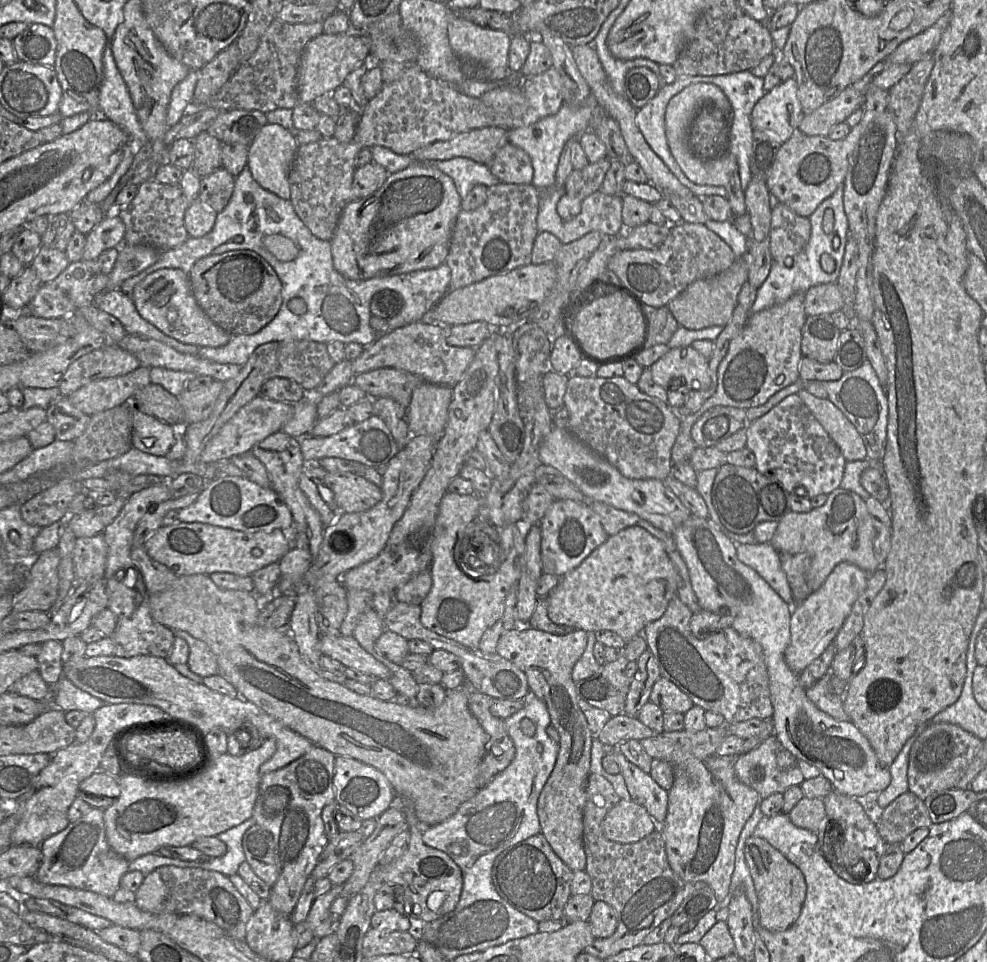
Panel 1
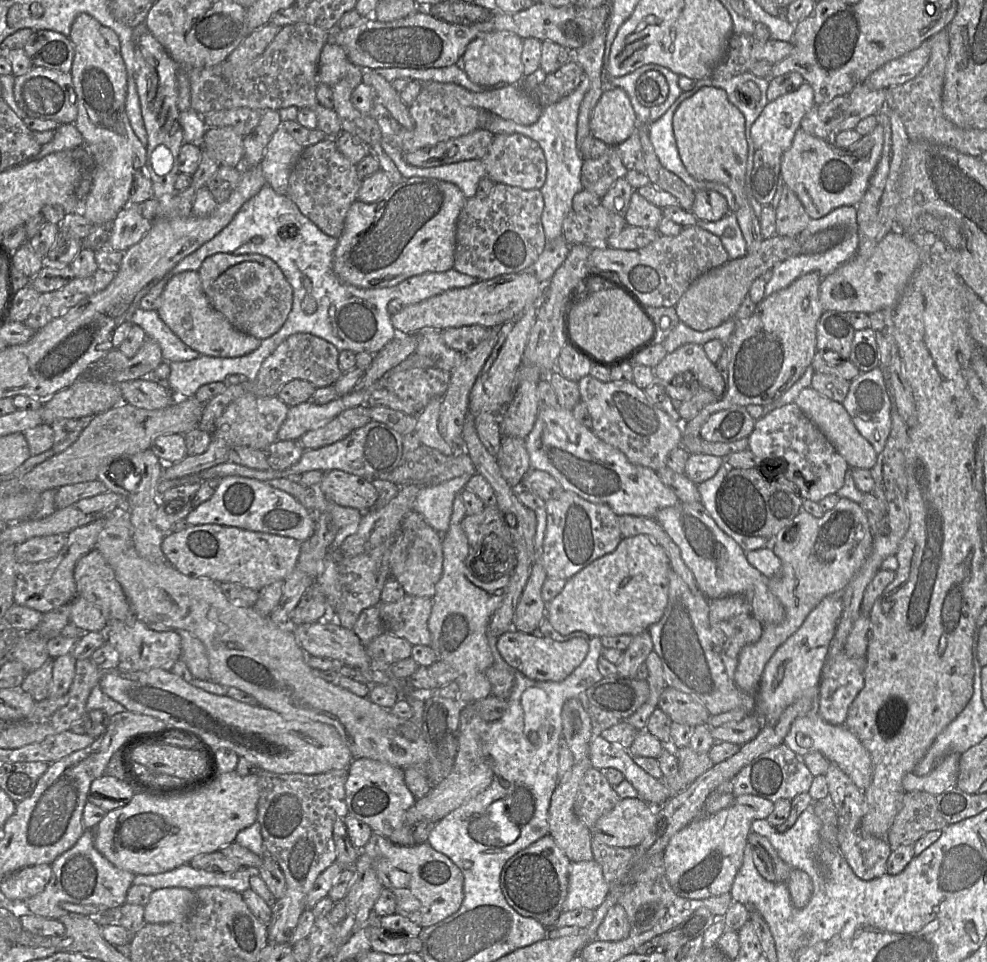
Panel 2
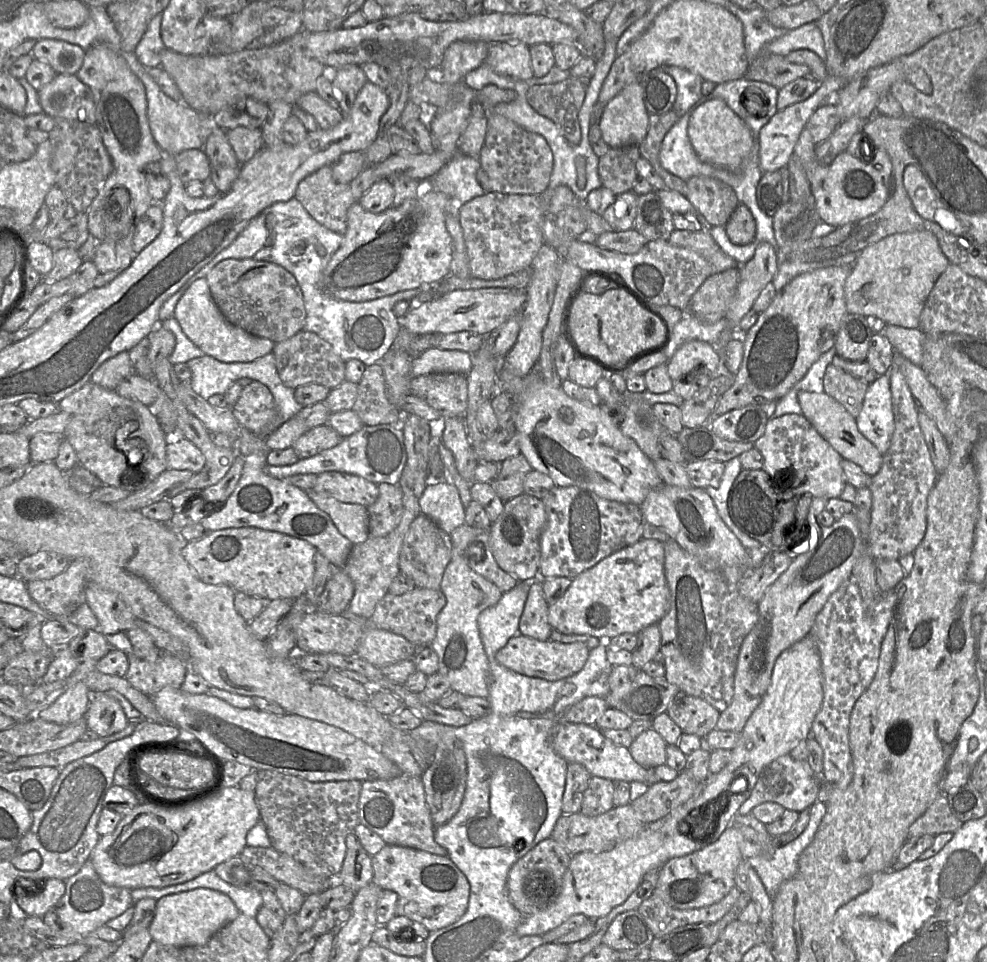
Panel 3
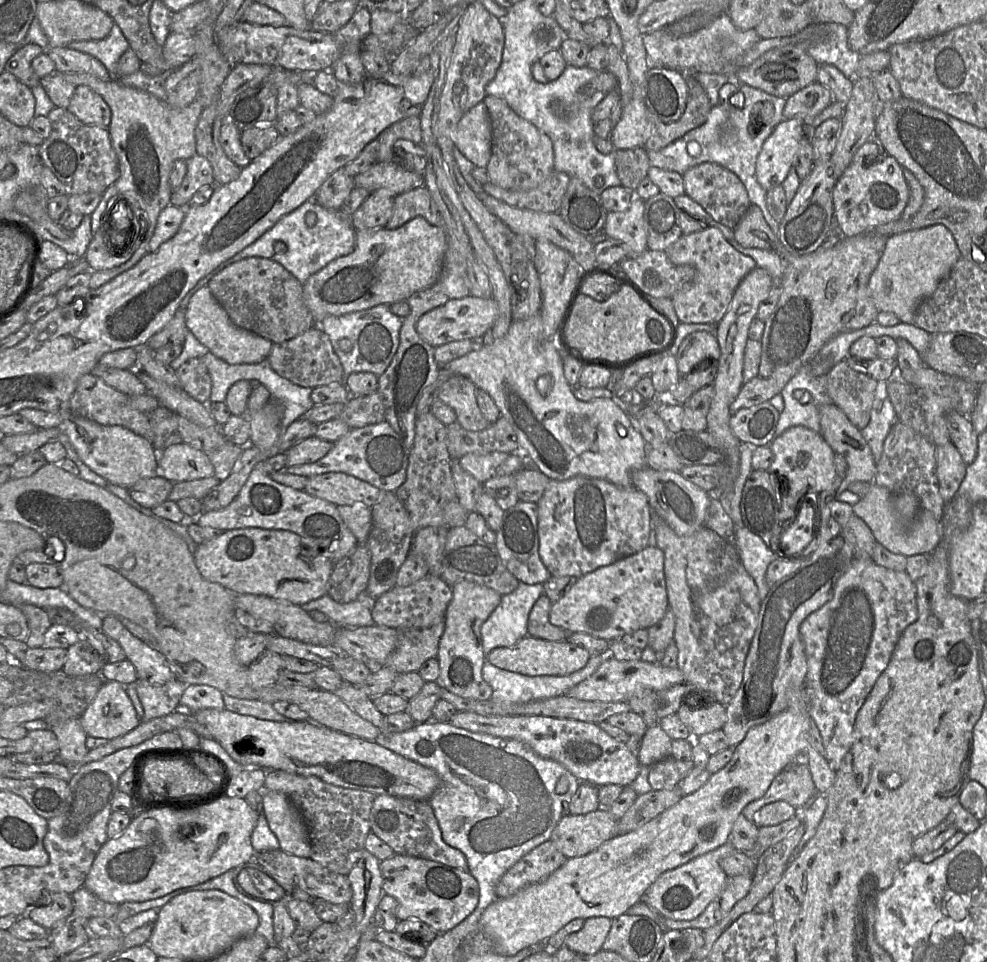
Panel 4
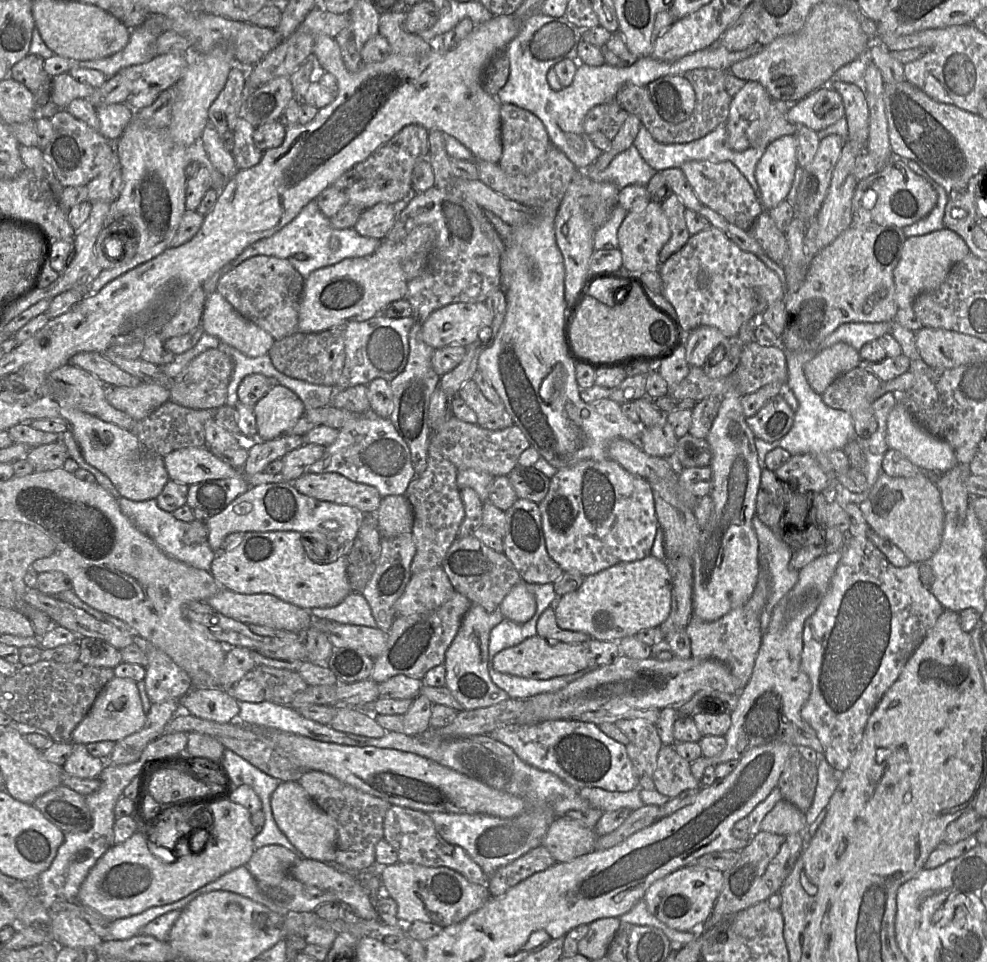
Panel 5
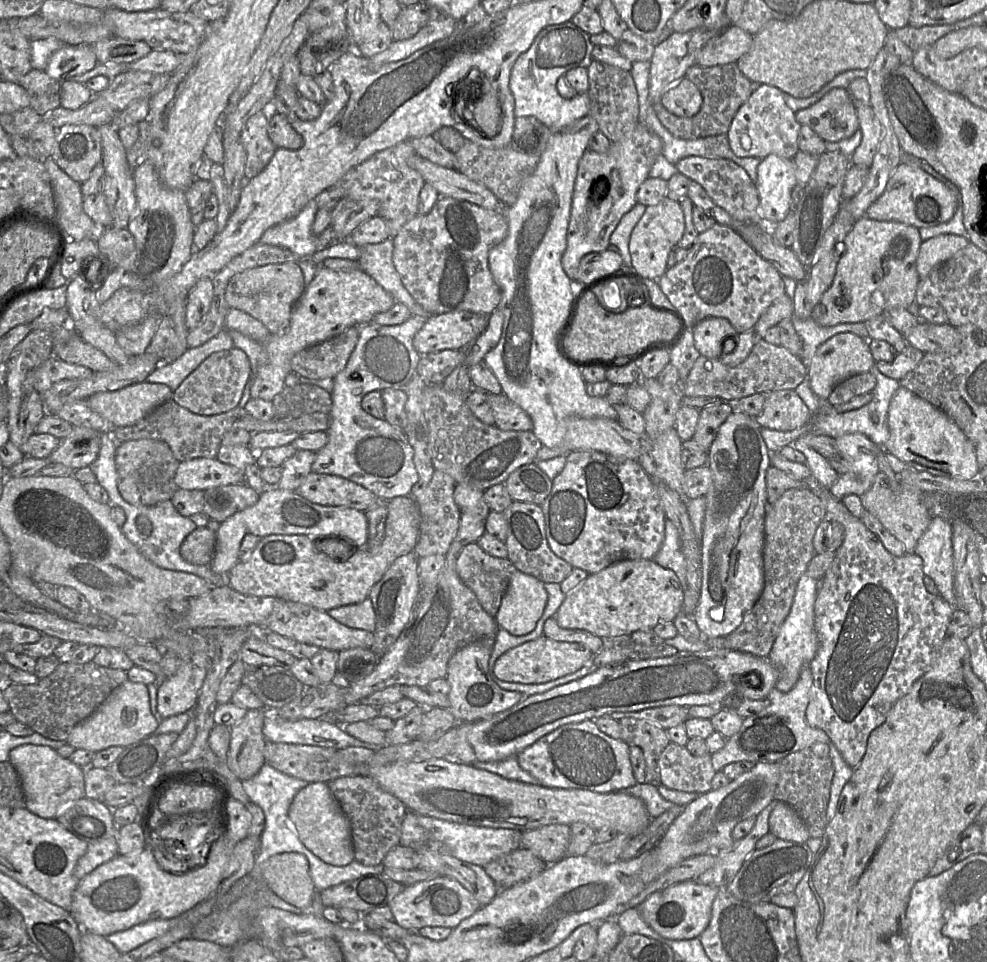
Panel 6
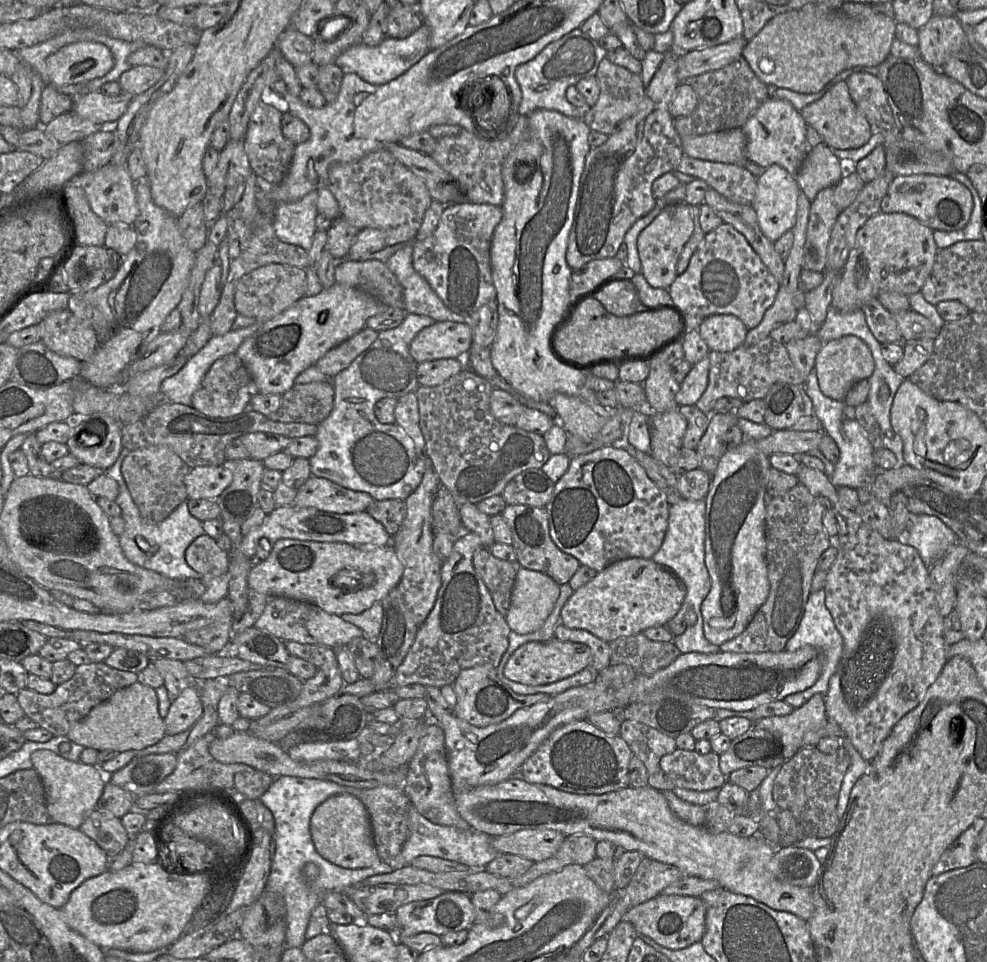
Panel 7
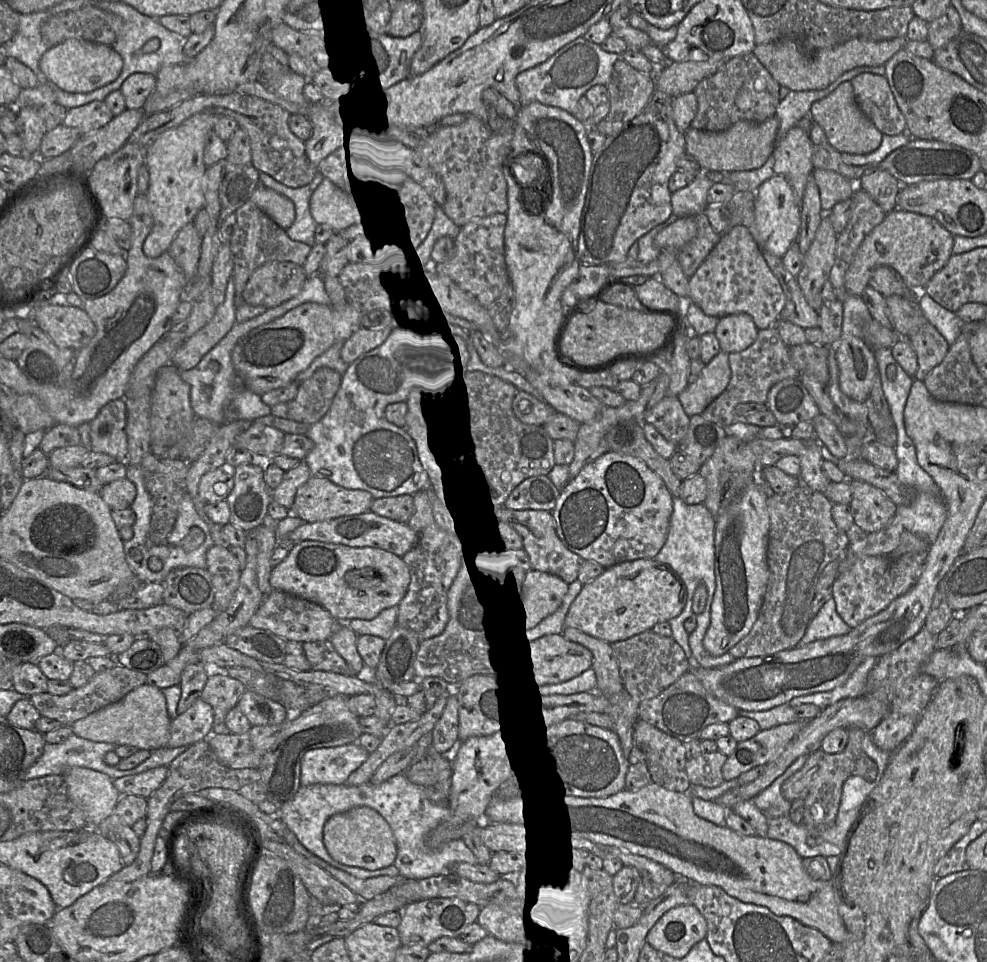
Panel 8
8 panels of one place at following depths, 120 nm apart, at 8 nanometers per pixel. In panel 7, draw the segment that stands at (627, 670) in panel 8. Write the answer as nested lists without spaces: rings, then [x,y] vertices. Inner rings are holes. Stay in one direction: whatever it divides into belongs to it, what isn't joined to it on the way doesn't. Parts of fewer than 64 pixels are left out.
[[[643,633],[609,642],[612,665],[626,664],[639,675],[651,675],[673,663],[681,654],[673,642],[657,642]]]

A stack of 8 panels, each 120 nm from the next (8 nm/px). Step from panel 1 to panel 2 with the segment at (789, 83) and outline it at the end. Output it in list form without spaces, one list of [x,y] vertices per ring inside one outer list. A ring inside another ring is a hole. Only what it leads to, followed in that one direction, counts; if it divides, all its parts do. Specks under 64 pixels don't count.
[[[808,83],[768,102],[751,127],[755,149],[783,154],[790,148],[802,118],[814,105],[813,89]]]

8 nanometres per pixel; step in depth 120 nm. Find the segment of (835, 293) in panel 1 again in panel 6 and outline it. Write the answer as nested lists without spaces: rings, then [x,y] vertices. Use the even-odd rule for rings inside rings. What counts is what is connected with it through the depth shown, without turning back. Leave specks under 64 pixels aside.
[[[943,234],[923,241],[916,263],[920,280],[968,244],[967,238],[954,234]]]

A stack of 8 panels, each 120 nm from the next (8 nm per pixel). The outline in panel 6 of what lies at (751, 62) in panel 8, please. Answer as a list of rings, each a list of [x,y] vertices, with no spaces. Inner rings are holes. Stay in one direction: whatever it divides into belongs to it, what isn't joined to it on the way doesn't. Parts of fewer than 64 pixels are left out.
[[[727,63],[712,67],[692,65],[685,74],[685,78],[691,81],[700,91],[702,105],[699,112],[691,117],[678,117],[667,111],[663,105],[652,103],[652,108],[668,132],[679,139],[694,140],[727,134],[731,122],[739,108],[747,101],[753,90],[760,83],[753,83],[740,71],[736,63]]]

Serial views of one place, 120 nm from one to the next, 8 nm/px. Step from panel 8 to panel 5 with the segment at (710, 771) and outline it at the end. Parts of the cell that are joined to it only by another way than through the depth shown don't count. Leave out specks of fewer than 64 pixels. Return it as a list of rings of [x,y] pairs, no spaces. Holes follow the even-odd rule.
[[[671,744],[661,747],[652,779],[655,790],[669,798],[702,787],[701,780],[691,772],[691,762],[680,756]]]

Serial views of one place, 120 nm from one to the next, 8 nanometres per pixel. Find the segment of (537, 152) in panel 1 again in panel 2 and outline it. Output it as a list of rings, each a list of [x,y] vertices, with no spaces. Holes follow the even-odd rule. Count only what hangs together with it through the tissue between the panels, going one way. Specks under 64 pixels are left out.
[[[584,75],[581,83],[572,93],[563,97],[559,102],[544,108],[539,119],[531,125],[521,125],[490,112],[484,115],[484,129],[494,134],[519,133],[535,140],[541,146],[547,163],[546,181],[539,189],[544,198],[541,221],[547,241],[562,237],[563,221],[572,211],[573,197],[584,190],[581,183],[584,159],[578,149],[576,135],[580,107],[590,86],[590,79]]]

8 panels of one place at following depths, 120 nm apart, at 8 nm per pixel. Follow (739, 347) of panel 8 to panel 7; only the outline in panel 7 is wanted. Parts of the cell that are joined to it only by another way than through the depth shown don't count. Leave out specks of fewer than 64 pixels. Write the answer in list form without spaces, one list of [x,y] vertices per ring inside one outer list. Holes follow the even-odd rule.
[[[715,314],[703,319],[698,328],[710,351],[731,352],[742,346],[748,329],[736,316]]]

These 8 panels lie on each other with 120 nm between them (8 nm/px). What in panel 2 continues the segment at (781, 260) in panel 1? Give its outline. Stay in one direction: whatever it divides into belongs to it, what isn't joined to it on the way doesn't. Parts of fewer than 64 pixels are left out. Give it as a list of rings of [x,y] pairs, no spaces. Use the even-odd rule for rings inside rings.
[[[786,185],[783,187],[775,213],[776,236],[798,236],[811,220],[799,198]]]

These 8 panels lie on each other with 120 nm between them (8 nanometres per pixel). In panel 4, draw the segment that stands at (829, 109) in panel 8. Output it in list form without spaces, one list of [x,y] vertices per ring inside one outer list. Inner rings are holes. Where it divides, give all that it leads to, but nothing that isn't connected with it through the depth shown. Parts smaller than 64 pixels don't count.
[[[813,82],[786,99],[783,120],[800,119],[804,125],[812,124],[813,119],[834,100],[827,87]]]

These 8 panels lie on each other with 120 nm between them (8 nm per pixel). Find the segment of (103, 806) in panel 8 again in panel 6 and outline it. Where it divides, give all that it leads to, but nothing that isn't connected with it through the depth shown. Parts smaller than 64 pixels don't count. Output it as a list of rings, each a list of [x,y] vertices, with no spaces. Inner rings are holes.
[[[20,745],[9,753],[9,762],[21,779],[26,808],[42,818],[56,820],[58,810],[86,797],[84,768],[41,745]]]

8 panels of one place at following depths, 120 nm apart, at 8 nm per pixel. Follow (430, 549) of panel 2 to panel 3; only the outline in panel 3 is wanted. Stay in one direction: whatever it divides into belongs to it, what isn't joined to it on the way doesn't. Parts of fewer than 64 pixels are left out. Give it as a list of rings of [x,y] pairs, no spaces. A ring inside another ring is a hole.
[[[418,515],[412,521],[403,540],[399,555],[400,573],[411,578],[416,587],[439,589],[445,569],[451,560],[452,545],[450,535],[427,516]]]

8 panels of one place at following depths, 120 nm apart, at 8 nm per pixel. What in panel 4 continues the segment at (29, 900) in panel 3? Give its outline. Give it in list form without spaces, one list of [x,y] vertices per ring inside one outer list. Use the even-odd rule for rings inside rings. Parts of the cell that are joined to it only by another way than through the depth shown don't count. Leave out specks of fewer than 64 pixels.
[[[64,892],[50,894],[50,903],[34,905],[29,908],[26,916],[48,932],[65,921],[73,911],[73,901]]]

